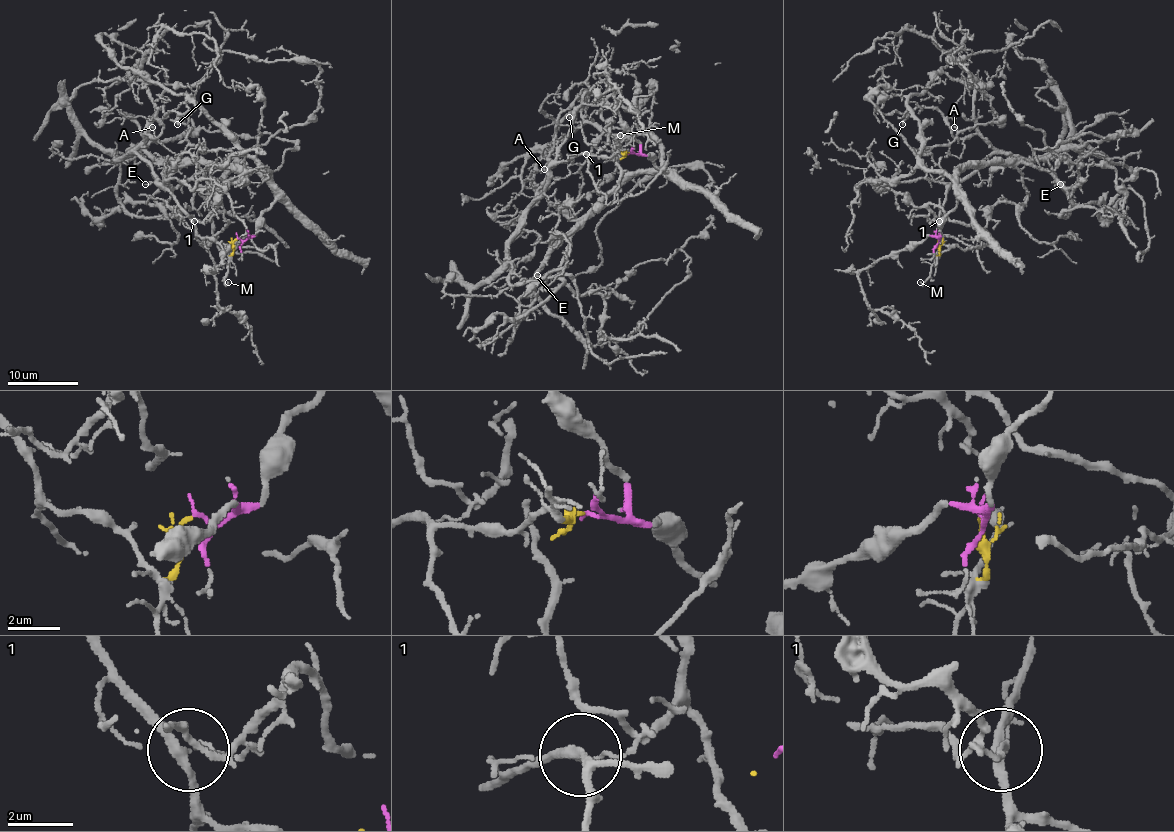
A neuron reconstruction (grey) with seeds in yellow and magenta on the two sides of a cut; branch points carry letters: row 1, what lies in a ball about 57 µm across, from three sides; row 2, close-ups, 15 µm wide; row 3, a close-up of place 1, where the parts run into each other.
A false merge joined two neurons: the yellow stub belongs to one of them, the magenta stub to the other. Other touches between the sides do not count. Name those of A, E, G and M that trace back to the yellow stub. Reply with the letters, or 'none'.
A, G, M

